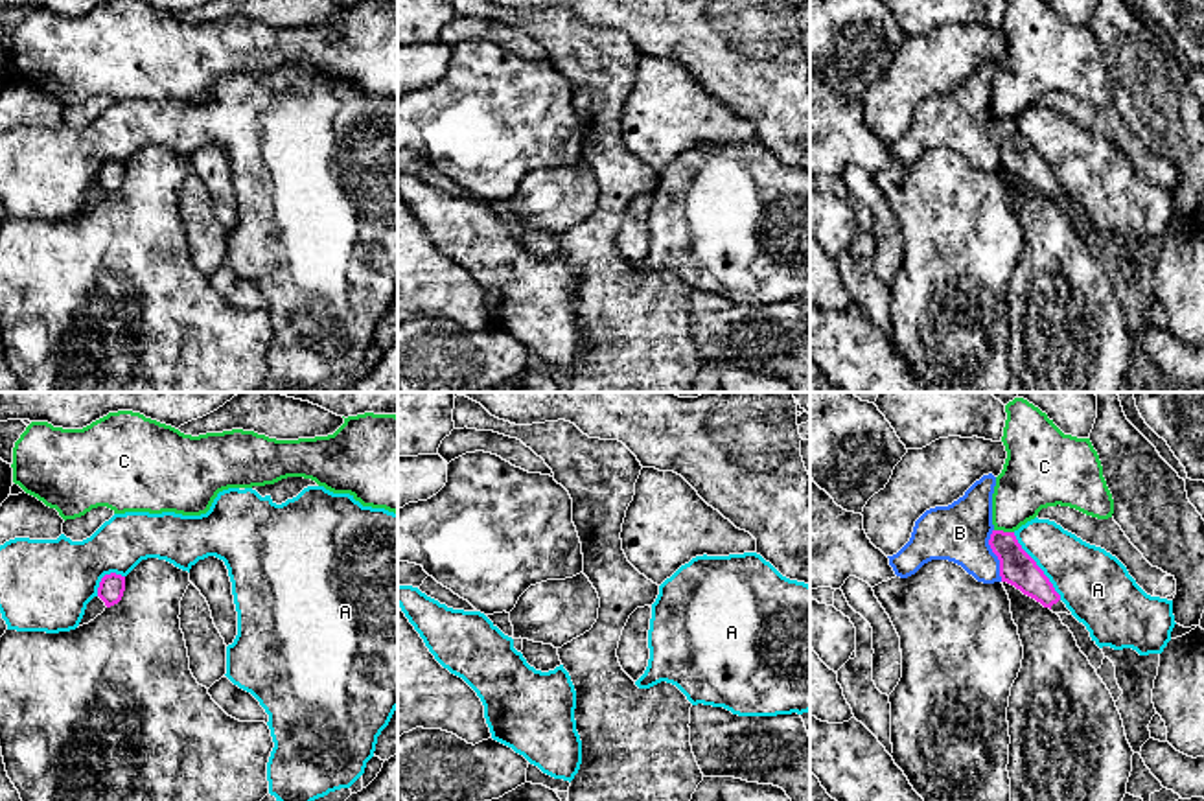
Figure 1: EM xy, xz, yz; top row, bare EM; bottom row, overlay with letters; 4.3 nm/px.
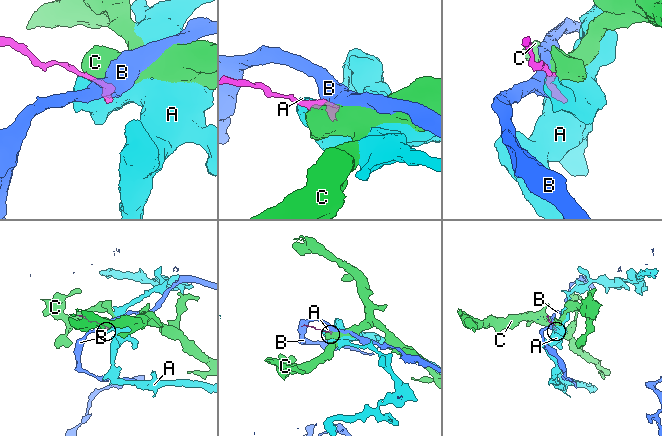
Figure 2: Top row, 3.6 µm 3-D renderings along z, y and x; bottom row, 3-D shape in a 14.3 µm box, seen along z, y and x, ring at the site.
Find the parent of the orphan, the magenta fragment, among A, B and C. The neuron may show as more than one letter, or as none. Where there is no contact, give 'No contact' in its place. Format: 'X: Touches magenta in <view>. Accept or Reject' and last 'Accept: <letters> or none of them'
A: Touches magenta in yz. Reject
B: Touches magenta in yz. Reject
C: Touches magenta in yz. Reject
Accept: none of them

